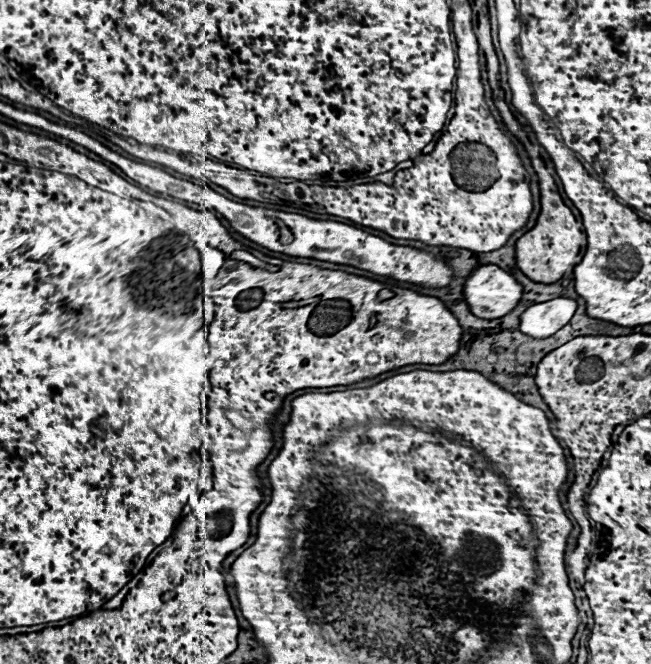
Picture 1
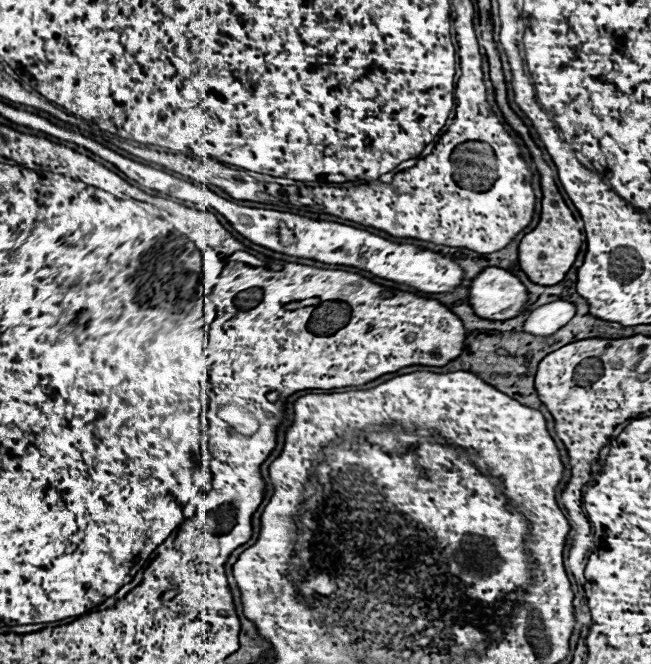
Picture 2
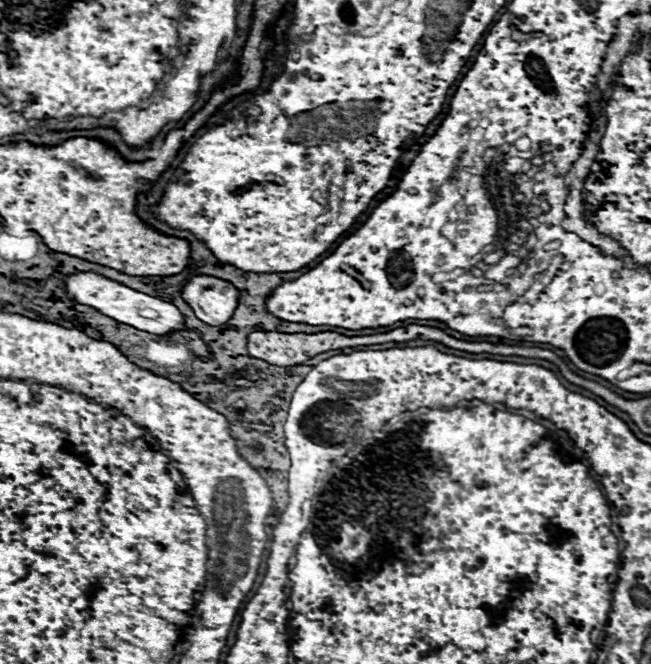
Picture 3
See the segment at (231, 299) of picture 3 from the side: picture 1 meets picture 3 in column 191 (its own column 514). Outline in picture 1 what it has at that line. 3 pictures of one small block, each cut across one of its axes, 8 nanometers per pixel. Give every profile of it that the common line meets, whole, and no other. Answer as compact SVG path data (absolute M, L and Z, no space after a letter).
M484 264L464 278L464 298L478 318L502 318L522 298L522 286L502 268Z

